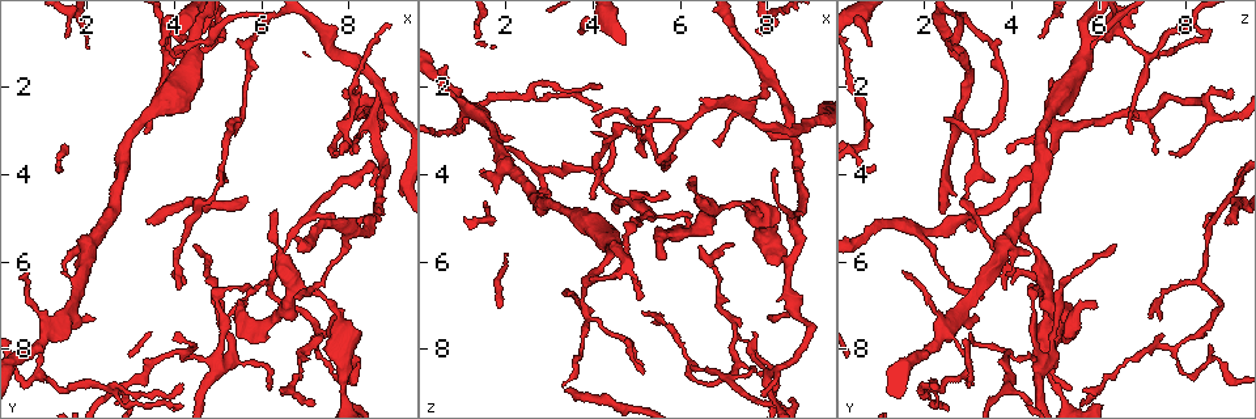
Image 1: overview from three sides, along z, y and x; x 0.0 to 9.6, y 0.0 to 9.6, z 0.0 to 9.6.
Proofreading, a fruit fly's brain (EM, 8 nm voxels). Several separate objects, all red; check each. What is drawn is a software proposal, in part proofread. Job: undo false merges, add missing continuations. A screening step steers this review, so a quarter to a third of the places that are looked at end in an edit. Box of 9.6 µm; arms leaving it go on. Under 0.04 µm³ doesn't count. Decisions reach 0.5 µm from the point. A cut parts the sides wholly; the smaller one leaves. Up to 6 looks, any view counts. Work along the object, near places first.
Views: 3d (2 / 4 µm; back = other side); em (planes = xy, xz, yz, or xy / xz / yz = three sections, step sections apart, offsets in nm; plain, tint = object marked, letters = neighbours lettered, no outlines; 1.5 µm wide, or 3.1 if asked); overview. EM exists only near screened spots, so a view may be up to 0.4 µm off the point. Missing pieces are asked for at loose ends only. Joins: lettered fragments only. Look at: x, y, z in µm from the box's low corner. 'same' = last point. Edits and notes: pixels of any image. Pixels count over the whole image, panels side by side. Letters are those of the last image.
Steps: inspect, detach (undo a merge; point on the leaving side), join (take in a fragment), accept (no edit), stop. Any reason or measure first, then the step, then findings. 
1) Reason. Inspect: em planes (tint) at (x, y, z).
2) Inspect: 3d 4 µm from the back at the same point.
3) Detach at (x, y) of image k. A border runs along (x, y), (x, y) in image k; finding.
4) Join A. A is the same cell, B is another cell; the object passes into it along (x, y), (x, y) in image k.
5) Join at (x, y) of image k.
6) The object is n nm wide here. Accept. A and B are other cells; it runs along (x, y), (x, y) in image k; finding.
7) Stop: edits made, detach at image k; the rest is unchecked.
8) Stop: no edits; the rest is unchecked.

Branch point. Inspect: em xy step 8 (tint) at (0.90, 8.55, 2.95).

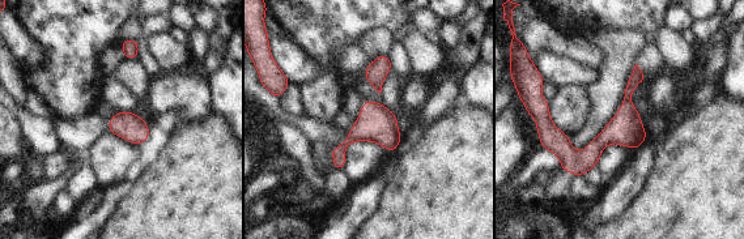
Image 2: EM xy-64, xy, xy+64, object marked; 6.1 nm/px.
See the neighbours. Inspect: em xy step 8 (letters) at the same point.

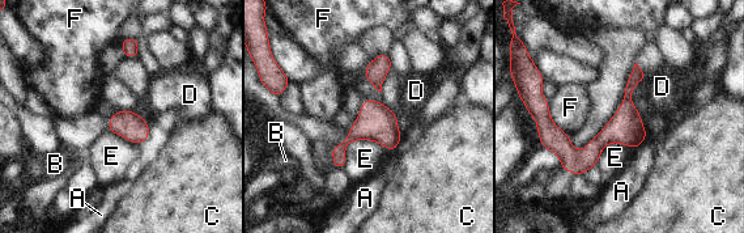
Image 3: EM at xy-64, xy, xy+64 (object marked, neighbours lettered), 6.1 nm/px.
Accept. A, B, C, D, E and F are other cells; a border runs along (392, 152), (353, 140), (344, 166) in image 3; all the same cell.

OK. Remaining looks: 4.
Branch stops here. Inspect: 3d 2 µm at (4.10, 7.60, 3.10).

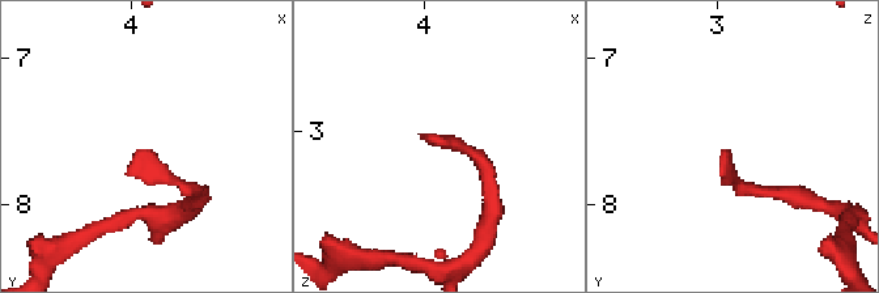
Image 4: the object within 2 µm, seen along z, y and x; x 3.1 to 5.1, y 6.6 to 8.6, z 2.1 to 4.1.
Need the tissue. Inspect: em planes (plain) at (4.06, 7.60, 3.04).

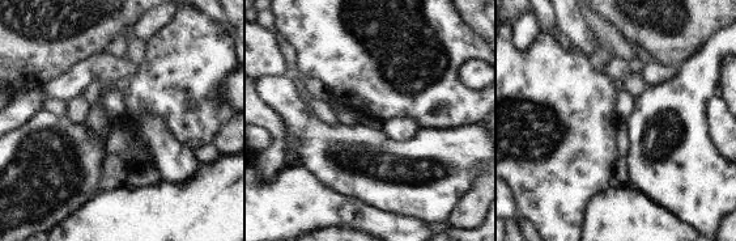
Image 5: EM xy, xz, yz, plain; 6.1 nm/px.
What lies round it. Inspect: em planes (letters) at the same point.

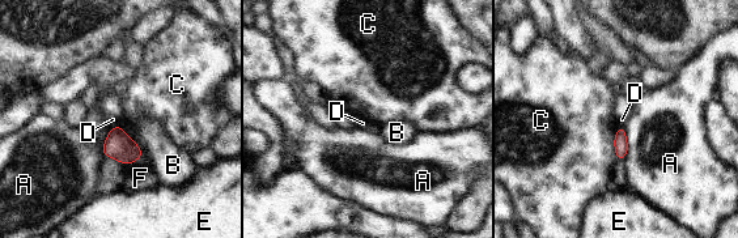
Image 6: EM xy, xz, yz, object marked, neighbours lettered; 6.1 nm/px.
The object is 100 nm wide here. Accept. A, B, C, D, E and F are other cells; a border runs along (117, 124), (110, 128) in image 6; none of them fits.

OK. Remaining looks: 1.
Stop: no edits; the rest is unchecked.

